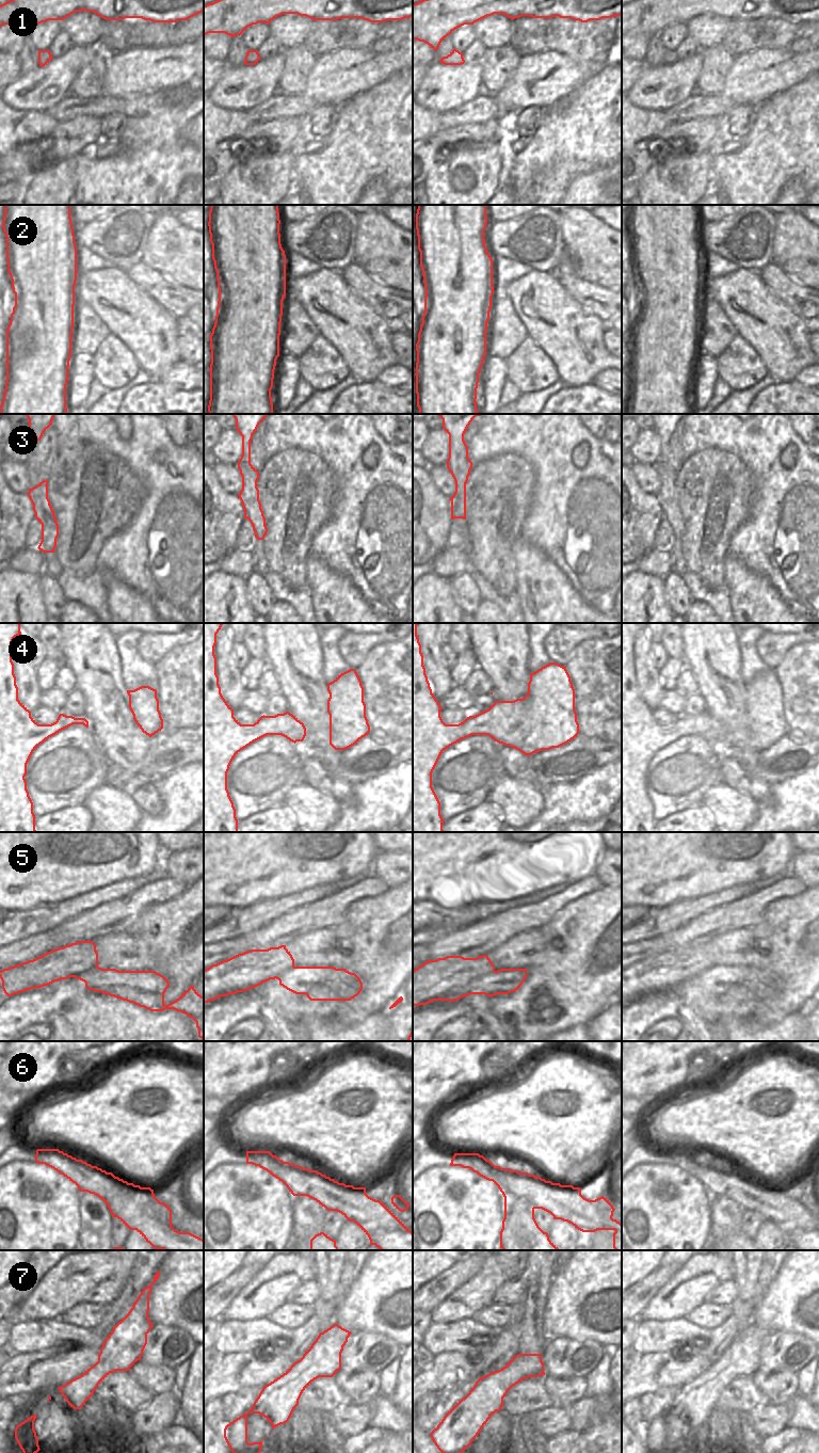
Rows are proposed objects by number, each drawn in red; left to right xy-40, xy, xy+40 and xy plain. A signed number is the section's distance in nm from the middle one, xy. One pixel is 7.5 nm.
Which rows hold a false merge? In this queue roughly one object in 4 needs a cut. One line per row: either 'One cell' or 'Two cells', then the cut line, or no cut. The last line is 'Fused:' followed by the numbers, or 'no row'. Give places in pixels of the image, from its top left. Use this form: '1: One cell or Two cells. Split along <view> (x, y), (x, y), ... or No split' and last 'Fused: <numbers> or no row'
1: One cell. No split
2: One cell. No split
3: One cell. No split
4: One cell. No split
5: Two cells. Split along xy+40 (495, 971), (483, 974), (451, 990), (440, 1000)
6: Two cells. Split along xy+40 (504, 1197), (526, 1199), (534, 1208)
7: One cell. No split
Fused: 5, 6

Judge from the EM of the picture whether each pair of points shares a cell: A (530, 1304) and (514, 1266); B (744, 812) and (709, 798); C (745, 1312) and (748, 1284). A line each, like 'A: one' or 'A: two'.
A: two
B: one
C: one

